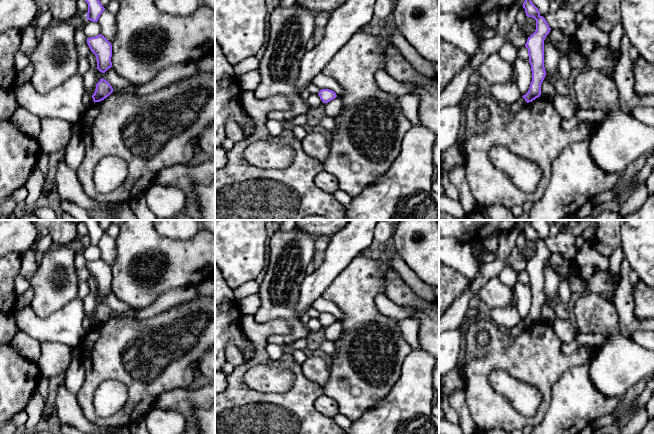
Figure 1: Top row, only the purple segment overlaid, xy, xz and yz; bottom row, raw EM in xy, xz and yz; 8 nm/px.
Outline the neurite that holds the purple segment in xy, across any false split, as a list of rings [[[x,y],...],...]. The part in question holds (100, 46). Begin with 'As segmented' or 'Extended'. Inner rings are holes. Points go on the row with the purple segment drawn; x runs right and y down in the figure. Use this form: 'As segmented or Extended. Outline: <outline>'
As segmented. Outline: [[[102,34],[87,38],[87,44],[91,52],[96,56],[97,69],[100,72],[105,73],[109,68],[113,67],[111,62],[112,45]]]

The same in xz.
As segmented. Outline: [[[322,89],[318,93],[323,103],[328,103],[337,97],[336,93],[329,89]]]

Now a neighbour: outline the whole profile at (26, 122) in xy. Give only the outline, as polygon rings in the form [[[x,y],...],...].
[[[25,108],[18,109],[10,117],[12,124],[22,133],[38,139],[41,132],[41,119],[27,111]]]

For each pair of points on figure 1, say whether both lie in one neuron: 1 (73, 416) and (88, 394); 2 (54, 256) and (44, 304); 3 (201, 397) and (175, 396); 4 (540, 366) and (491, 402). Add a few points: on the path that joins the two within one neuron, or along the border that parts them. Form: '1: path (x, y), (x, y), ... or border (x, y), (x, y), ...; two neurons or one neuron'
1: border (75, 396), (82, 413), (92, 423); two neurons
2: path (46, 268), (44, 292); one neuron
3: path (195, 396), (181, 396); one neuron
4: path (519, 362), (494, 362), (482, 374), (482, 381); one neuron

